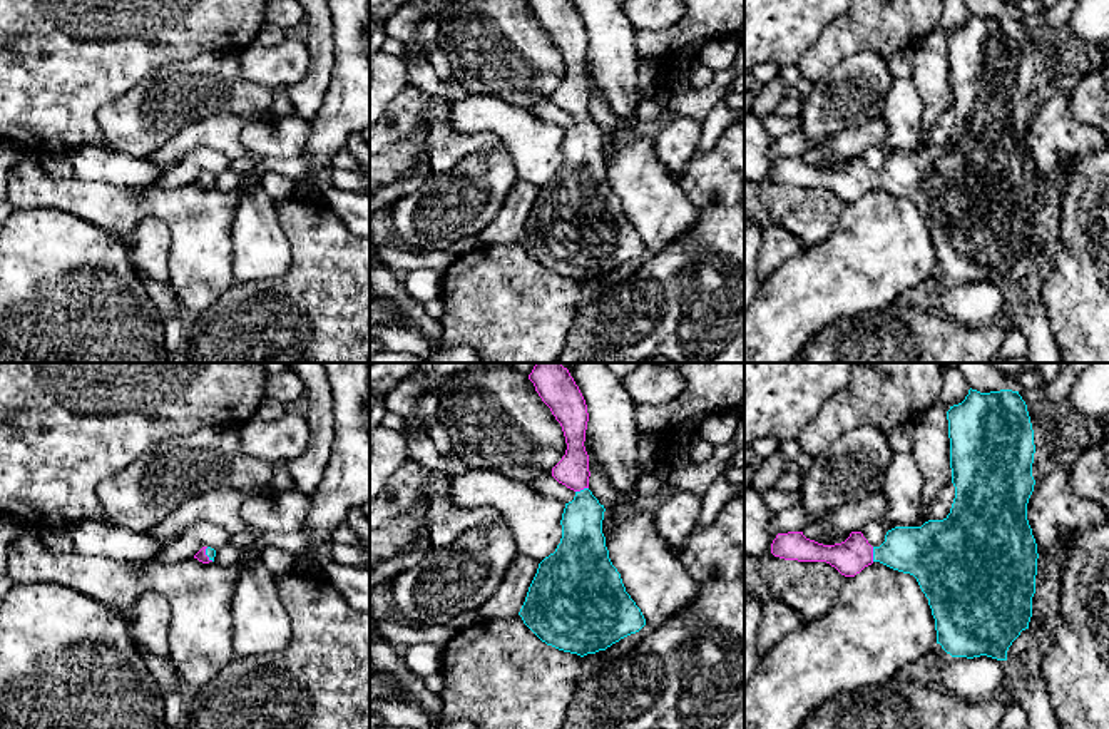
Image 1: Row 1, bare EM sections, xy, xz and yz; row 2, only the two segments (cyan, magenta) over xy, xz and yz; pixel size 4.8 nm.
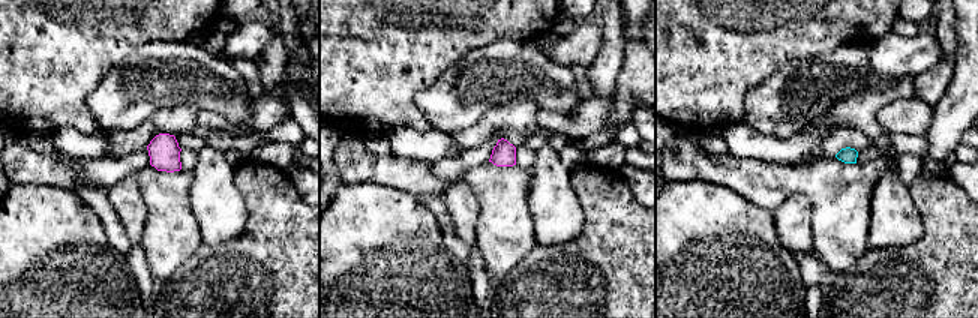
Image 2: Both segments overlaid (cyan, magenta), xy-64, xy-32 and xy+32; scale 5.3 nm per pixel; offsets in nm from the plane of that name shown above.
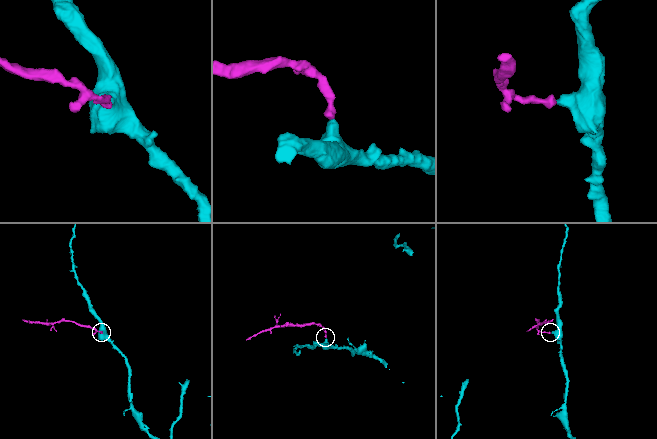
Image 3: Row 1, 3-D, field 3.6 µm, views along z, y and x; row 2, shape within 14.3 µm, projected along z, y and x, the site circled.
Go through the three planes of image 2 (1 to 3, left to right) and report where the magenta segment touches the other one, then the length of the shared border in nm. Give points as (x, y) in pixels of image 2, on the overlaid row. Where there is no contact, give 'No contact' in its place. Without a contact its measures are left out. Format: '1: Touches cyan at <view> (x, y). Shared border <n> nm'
1: No contact
2: No contact
3: No contact

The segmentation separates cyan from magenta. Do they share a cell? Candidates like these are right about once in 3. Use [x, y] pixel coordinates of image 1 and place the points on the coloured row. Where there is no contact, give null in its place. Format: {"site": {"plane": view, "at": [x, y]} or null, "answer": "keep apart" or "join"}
{"site": {"plane": "yz", "at": [873, 554]}, "answer": "join"}

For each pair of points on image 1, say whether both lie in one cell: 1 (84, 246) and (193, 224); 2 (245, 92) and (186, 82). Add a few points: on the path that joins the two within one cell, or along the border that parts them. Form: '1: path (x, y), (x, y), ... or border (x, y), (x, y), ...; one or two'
1: border (82, 219), (117, 238); two
2: path (229, 92), (216, 86), (201, 86); one

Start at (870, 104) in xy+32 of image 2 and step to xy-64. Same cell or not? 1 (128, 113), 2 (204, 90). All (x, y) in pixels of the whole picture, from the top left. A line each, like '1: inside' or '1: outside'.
1: outside
2: outside

